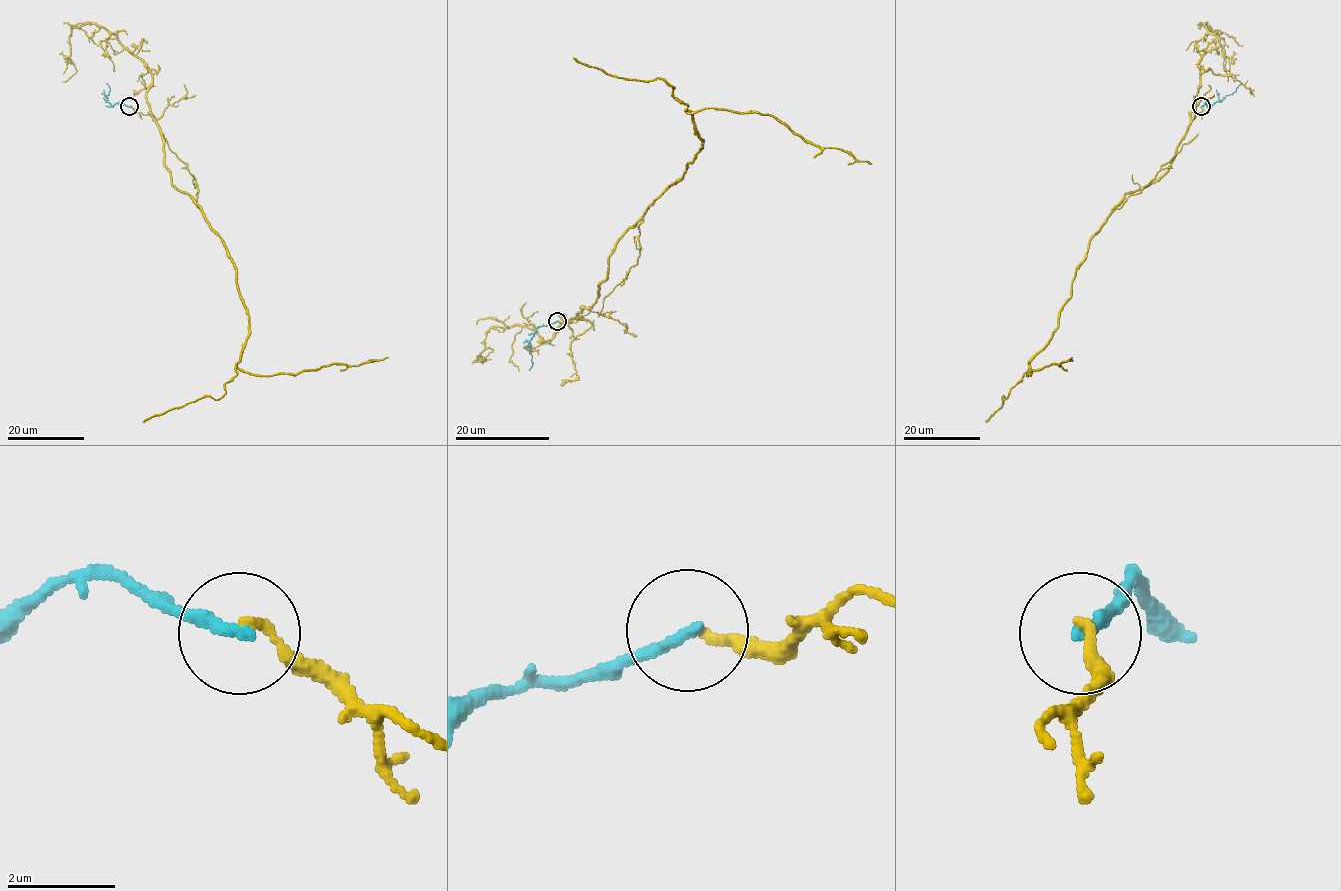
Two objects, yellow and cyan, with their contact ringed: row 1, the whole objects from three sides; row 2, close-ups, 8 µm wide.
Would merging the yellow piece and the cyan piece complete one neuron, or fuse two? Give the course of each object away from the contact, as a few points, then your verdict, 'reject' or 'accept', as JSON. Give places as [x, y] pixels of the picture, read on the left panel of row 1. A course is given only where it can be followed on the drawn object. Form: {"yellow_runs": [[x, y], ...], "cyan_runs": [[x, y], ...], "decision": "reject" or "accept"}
{"yellow_runs": [[129, 106], [155, 118], [171, 182], [200, 208], [233, 263], [248, 327], [237, 366], [273, 375], [388, 357]], "cyan_runs": [[129, 106], [116, 102], [112, 106], [107, 101], [110, 90], [106, 83]], "decision": "reject"}

